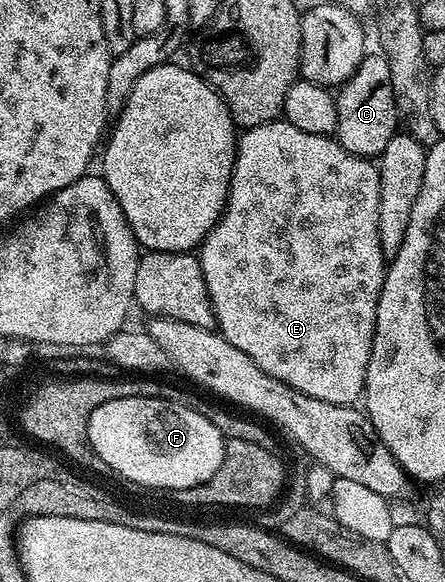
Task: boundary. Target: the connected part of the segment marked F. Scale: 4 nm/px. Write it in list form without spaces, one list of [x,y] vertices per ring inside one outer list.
[[[124,398],[115,399],[110,403],[103,403],[96,410],[92,411],[91,417],[87,421],[88,439],[100,459],[104,459],[107,470],[112,474],[119,473],[126,481],[131,481],[134,485],[143,485],[146,489],[171,489],[177,491],[180,489],[191,489],[197,485],[203,485],[220,468],[220,463],[224,459],[226,450],[226,441],[222,433],[207,419],[205,412],[190,408],[189,404],[178,404],[176,402],[166,401],[163,398]]]

